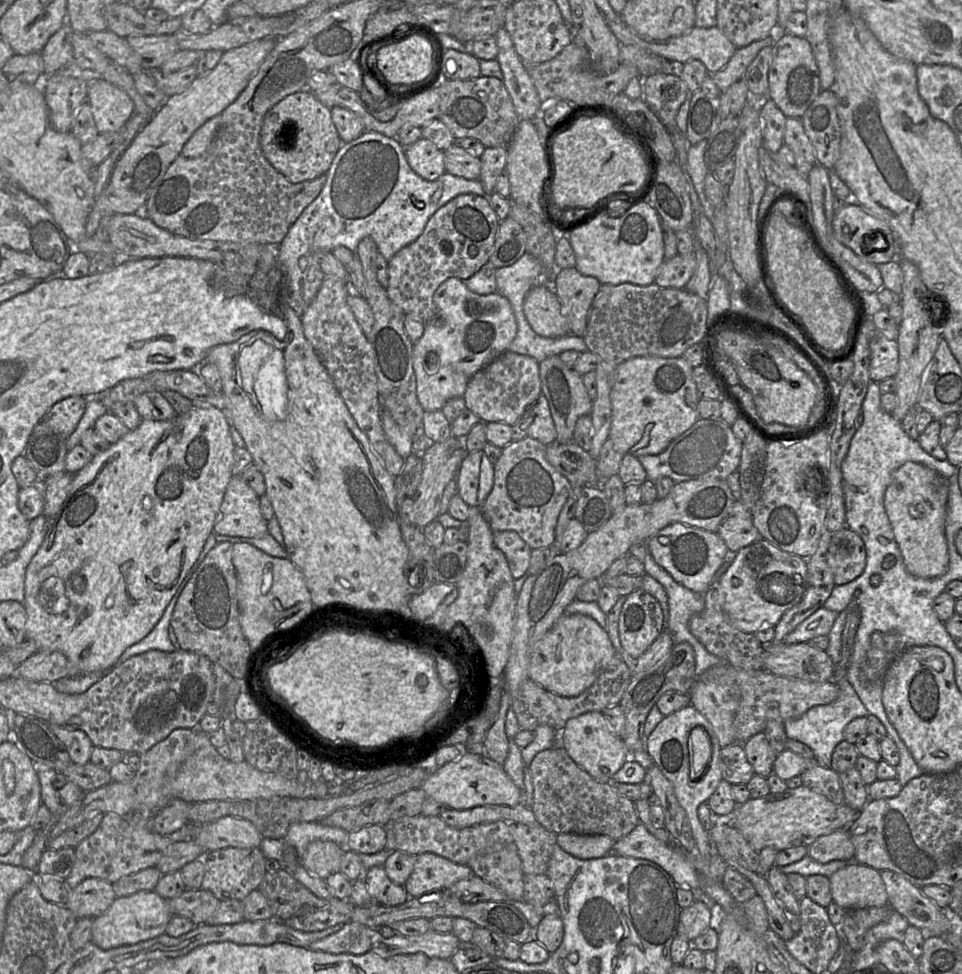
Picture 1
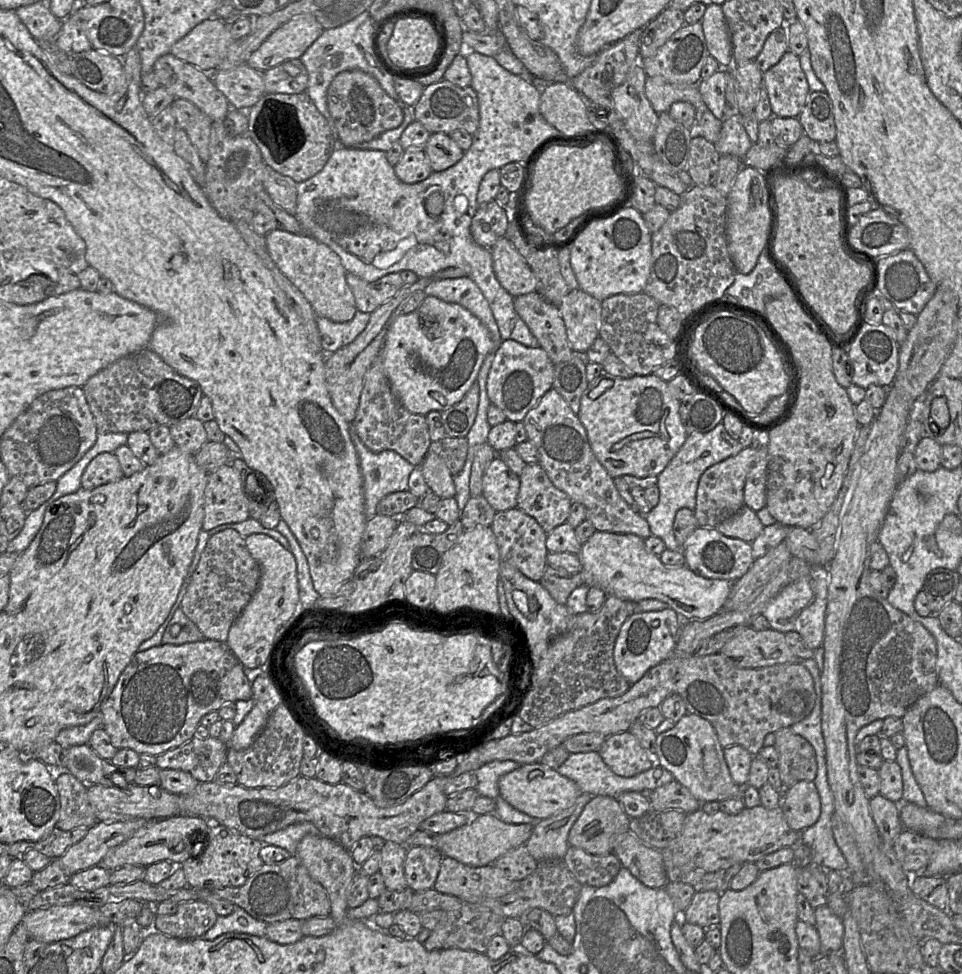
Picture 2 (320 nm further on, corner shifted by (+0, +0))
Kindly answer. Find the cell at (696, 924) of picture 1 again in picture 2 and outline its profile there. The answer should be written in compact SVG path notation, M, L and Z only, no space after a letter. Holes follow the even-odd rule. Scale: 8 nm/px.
M717 891L696 892L688 908L682 915L683 922L695 924L705 929L720 927L719 901Z

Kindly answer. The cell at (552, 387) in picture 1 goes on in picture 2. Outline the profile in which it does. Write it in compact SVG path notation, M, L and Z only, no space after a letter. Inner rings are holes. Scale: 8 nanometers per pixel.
M537 291L514 298L514 308L521 319L526 323L531 333L538 340L554 365L568 360L572 353L566 334L564 321L559 313L558 306L546 301Z

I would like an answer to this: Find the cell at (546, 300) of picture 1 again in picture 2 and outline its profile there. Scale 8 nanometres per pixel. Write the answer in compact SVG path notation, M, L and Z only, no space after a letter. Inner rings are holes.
M506 237L493 245L491 255L495 276L512 297L537 291L537 279L532 269Z

